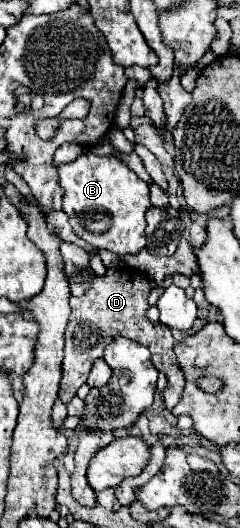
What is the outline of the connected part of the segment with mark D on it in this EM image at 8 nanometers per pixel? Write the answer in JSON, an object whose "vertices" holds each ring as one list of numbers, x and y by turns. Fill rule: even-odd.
{"vertices":[[107,268,105,276,95,276,91,290,87,290,79,298,71,298,71,318,65,330,65,358,63,358,63,378,59,388,59,398,67,404,81,384,85,384,91,364,103,356,103,350,115,336,131,338,151,350,151,360,155,368,167,376,167,390,163,392,165,408,173,410,177,400,185,388,185,376,179,368,179,362,173,354,173,336,171,330,157,322,153,324,145,314,149,308,149,294,151,294,151,278,135,268]]}

